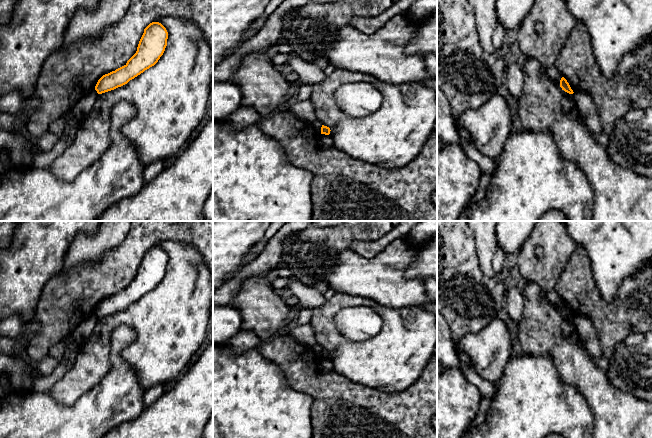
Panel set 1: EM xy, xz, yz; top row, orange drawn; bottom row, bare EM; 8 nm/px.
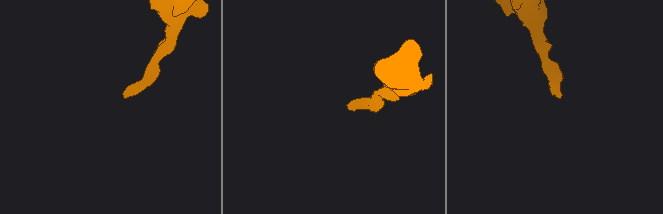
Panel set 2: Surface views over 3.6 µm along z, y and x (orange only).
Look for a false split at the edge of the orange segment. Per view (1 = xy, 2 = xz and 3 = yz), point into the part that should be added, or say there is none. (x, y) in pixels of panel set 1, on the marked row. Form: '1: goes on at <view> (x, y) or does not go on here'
1: does not go on here
2: does not go on here
3: does not go on here

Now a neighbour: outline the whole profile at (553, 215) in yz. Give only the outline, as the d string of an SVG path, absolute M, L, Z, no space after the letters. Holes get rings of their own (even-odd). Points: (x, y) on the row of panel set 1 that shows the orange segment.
M550 210L545 213L539 221L569 221L566 216L558 210Z

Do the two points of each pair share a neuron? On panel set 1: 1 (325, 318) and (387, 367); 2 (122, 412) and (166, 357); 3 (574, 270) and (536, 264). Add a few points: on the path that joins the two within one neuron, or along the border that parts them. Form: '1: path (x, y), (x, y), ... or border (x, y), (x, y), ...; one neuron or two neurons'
1: path (332, 336), (357, 361), (369, 362); one neuron
2: border (130, 366), (134, 369), (139, 384), (145, 390); two neurons
3: border (575, 247), (554, 288); two neurons

